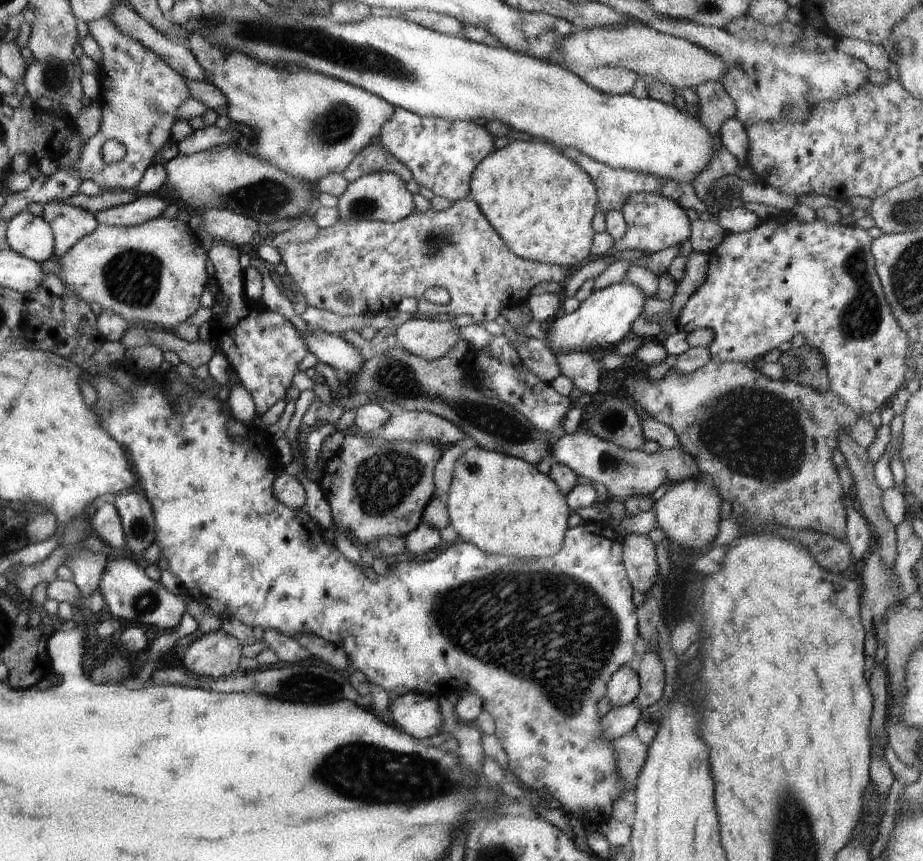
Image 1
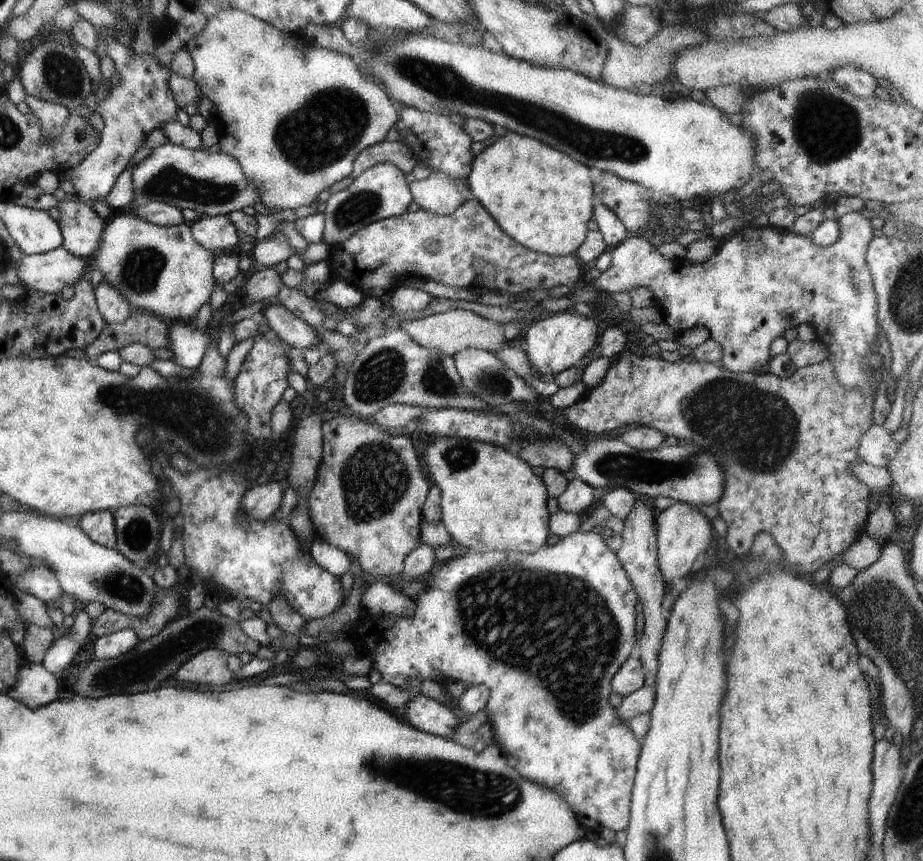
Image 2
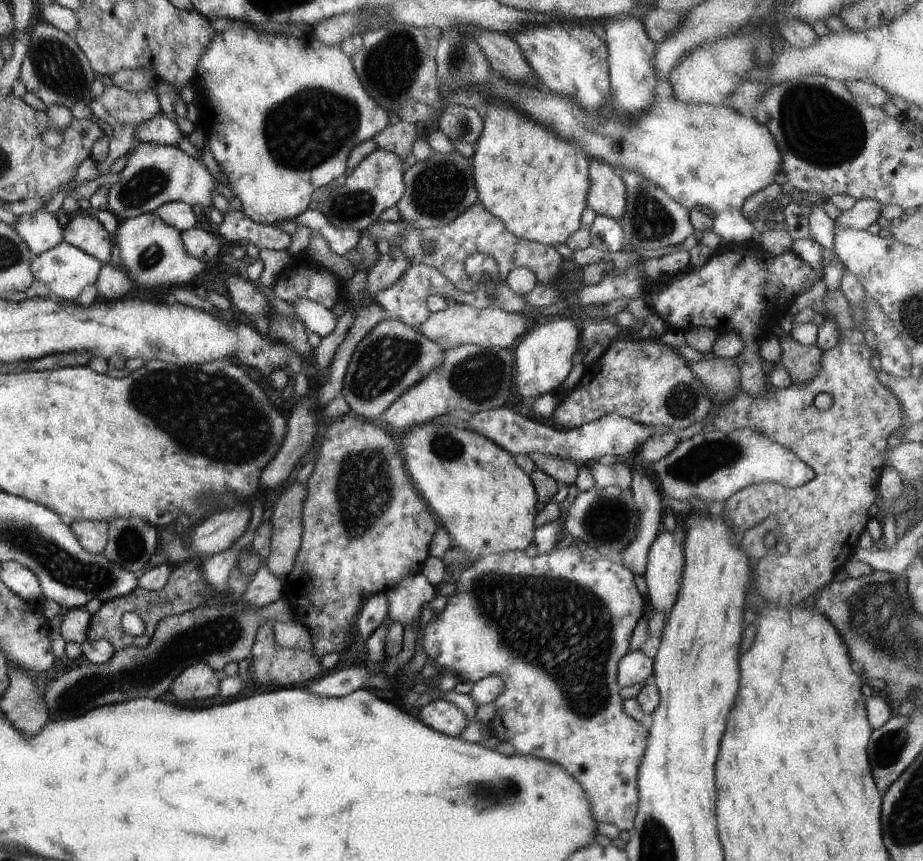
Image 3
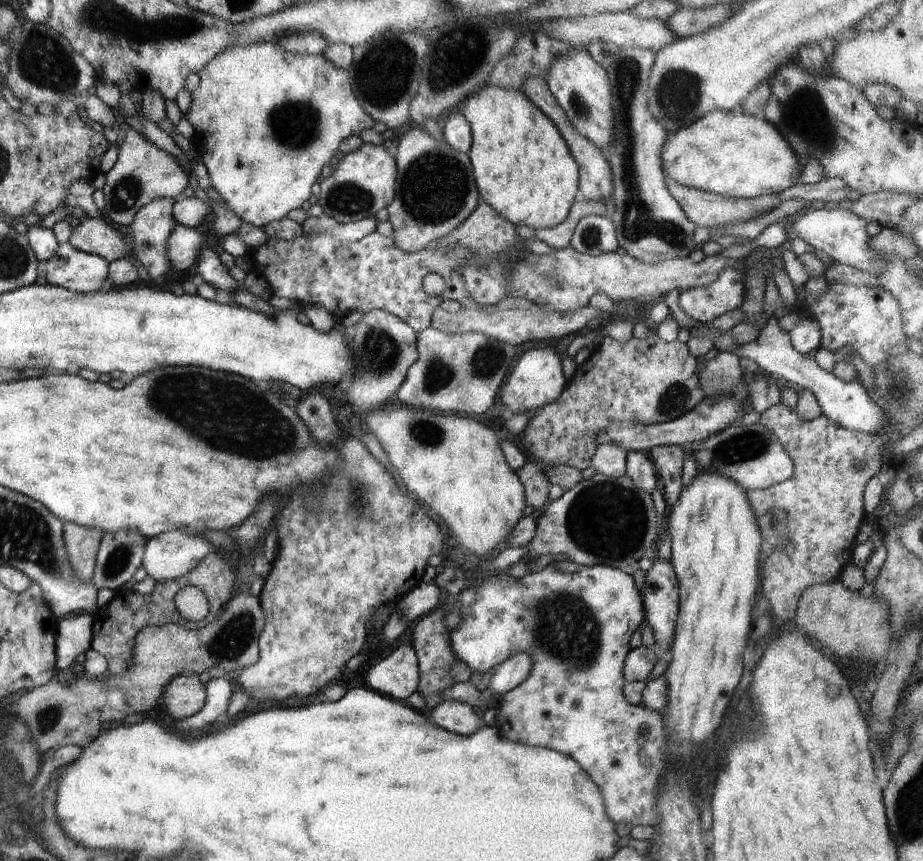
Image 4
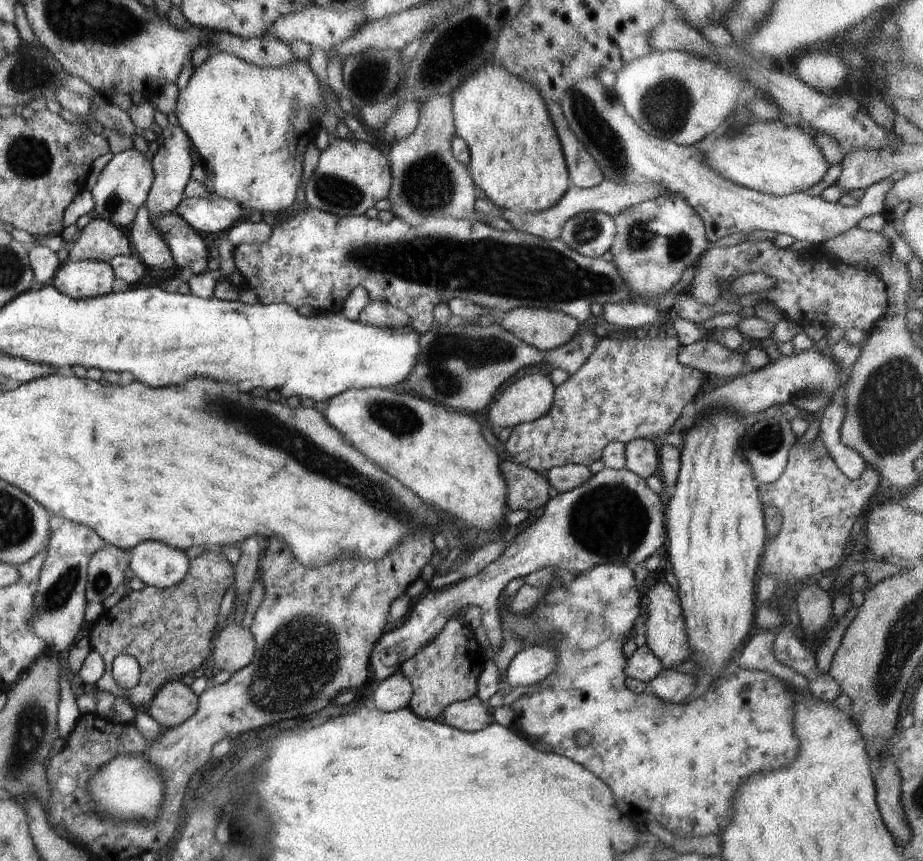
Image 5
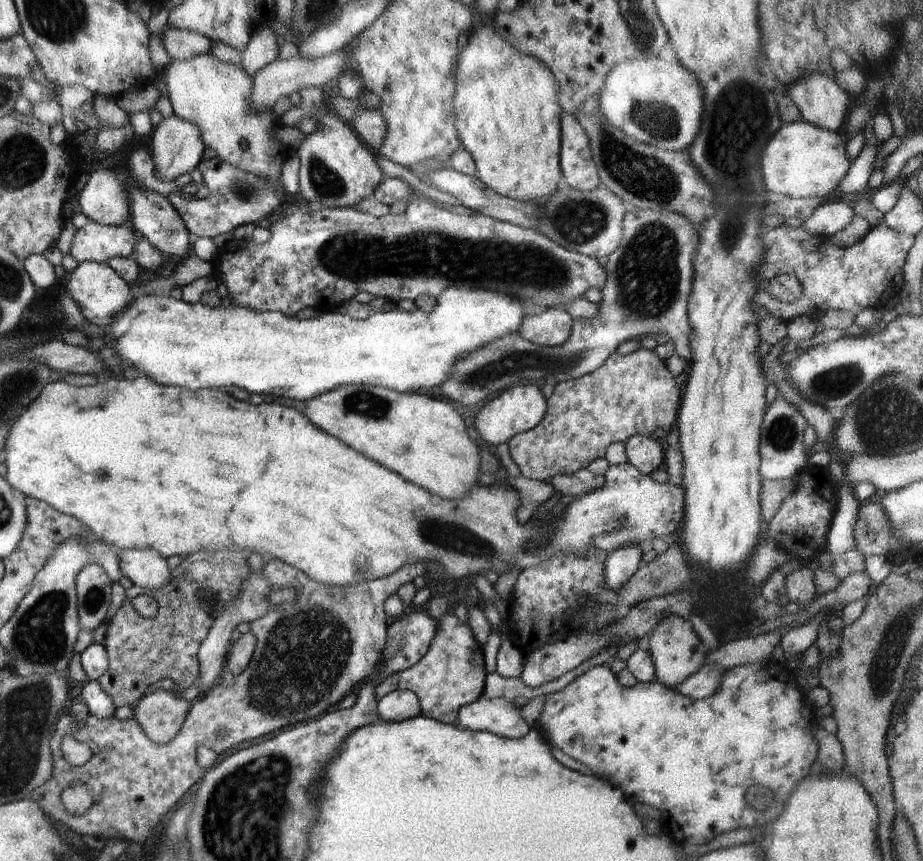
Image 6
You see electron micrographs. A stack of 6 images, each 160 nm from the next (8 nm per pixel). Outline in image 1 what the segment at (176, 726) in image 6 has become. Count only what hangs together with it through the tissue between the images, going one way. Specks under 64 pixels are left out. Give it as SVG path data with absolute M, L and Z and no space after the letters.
M224 630L209 632L186 648L182 667L202 678L220 679L238 672L242 645Z

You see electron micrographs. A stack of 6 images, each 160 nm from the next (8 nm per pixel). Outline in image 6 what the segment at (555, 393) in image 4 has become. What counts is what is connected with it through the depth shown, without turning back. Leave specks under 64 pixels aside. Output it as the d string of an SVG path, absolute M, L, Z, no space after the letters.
M524 382L506 389L494 400L484 402L476 415L475 428L478 432L478 440L481 444L495 450L499 444L507 443L513 436L538 426L547 408L547 400L542 391L532 382Z

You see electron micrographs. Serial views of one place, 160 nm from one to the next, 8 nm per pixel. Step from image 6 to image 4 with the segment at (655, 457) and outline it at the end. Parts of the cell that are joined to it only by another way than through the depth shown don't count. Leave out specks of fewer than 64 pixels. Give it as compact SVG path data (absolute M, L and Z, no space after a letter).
M628 451L626 455L626 474L635 482L638 489L652 493L654 488L660 487L660 480L655 470L655 464L650 456L642 451Z

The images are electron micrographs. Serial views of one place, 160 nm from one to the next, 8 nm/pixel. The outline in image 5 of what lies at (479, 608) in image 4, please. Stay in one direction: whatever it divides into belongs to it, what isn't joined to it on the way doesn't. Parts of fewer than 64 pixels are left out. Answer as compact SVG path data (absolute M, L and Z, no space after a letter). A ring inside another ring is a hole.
M601 564L585 574L579 574L568 587L557 581L550 590L552 594L544 597L550 602L539 603L529 616L514 616L508 606L500 616L504 629L508 627L513 635L534 639L538 645L552 645L559 654L556 670L536 685L532 693L511 704L515 714L512 728L528 738L550 744L554 753L577 762L603 780L612 791L616 806L637 826L658 822L674 836L720 836L732 822L730 808L734 804L736 790L744 784L744 780L772 768L786 768L798 754L798 738L792 726L793 694L789 686L768 671L740 667L728 678L710 678L708 686L702 688L702 694L696 694L684 703L660 700L649 690L636 694L625 685L627 659L622 653L625 636L641 615L644 601L631 568ZM554 631L562 632L564 640L549 643L549 634ZM580 731L592 738L585 748L576 746L574 741Z

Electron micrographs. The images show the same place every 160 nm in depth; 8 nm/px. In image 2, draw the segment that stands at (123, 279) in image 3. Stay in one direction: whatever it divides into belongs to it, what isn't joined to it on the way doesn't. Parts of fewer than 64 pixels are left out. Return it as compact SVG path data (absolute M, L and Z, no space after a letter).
M106 281L95 288L98 310L108 325L123 323L130 316L129 302Z

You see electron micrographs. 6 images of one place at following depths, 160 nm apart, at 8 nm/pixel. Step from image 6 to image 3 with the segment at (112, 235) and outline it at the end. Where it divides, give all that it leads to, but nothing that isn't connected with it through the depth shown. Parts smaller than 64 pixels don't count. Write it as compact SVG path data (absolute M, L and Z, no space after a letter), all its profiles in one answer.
M83 211L82 215L70 220L63 229L63 237L64 241L97 258L103 265L112 260L114 240L93 213Z

